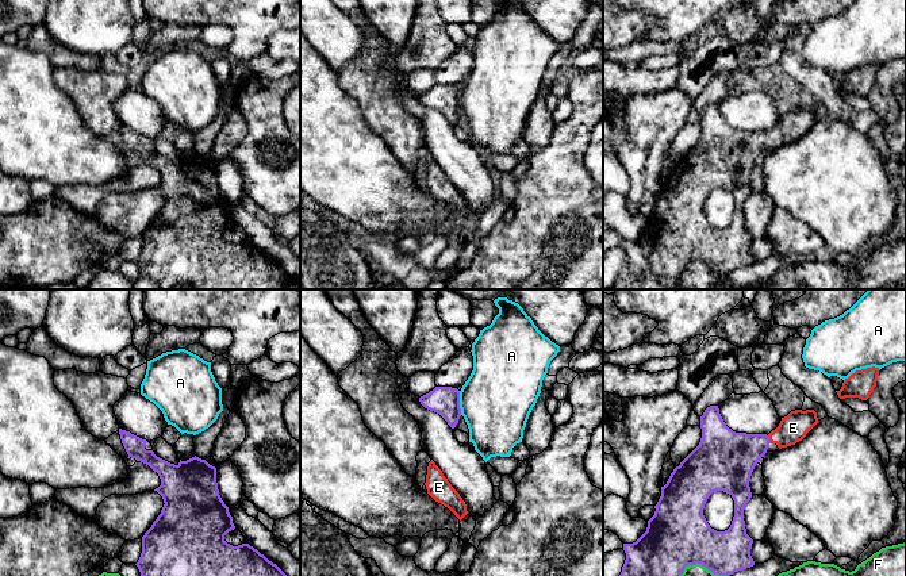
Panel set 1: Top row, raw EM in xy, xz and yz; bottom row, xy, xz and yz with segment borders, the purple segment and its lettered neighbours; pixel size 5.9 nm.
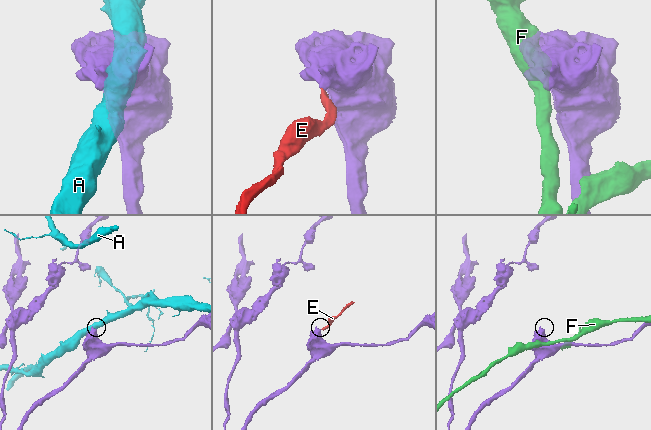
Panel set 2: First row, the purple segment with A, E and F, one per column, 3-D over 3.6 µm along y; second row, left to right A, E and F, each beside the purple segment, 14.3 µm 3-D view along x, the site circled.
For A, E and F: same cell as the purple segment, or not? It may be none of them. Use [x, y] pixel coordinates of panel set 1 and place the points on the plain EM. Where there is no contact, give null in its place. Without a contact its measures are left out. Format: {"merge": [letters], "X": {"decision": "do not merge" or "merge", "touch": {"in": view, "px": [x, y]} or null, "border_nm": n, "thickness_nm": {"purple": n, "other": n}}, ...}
{"merge": ["E"], "A": {"decision": "do not merge", "touch": {"in": "xz", "px": [459, 100]}, "border_nm": 140, "thickness_nm": {"purple": 180, "other": 420}}, "E": {"decision": "merge", "touch": {"in": "yz", "px": [768, 137]}, "border_nm": 50, "thickness_nm": {"purple": 300, "other": 160}}, "F": {"decision": "do not merge", "touch": {"in": "yz", "px": [695, 260]}, "border_nm": 300, "thickness_nm": {"purple": 380, "other": 240}}}

